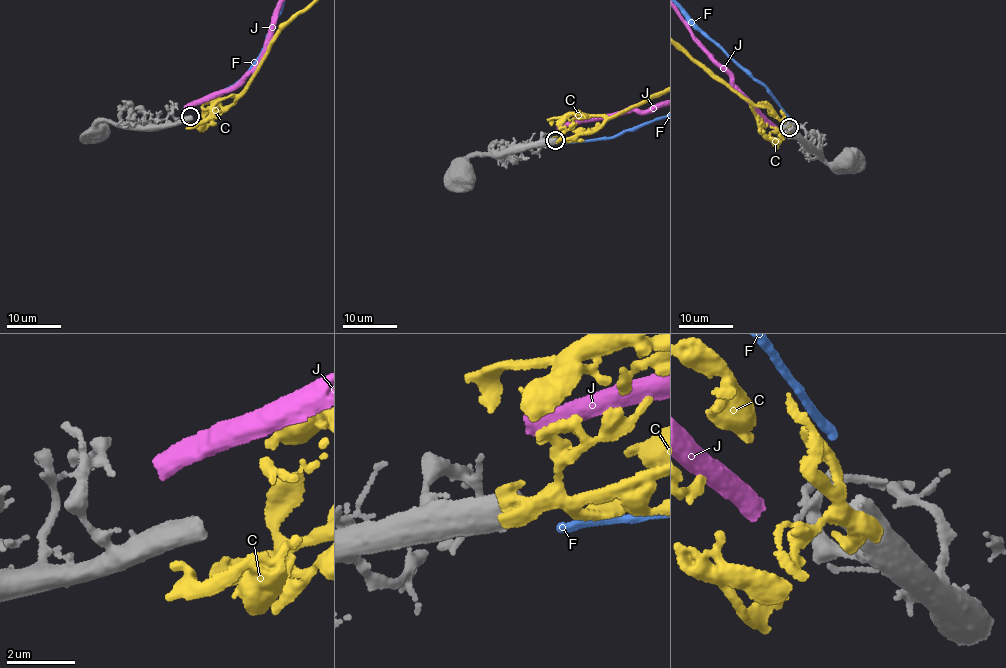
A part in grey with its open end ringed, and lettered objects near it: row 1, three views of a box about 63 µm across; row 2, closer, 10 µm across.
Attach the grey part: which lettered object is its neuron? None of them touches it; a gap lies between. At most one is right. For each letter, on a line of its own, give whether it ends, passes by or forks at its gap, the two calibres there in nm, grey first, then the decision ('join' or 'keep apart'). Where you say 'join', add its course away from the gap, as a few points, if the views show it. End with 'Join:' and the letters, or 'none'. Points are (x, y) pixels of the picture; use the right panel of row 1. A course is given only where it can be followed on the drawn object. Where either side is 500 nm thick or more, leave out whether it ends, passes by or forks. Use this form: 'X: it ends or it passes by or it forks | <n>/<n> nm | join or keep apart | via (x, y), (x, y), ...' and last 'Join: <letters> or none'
C: 700/340 nm | keep apart
F: 700/280 nm | keep apart
J: 700/500 nm | keep apart
Join: none

